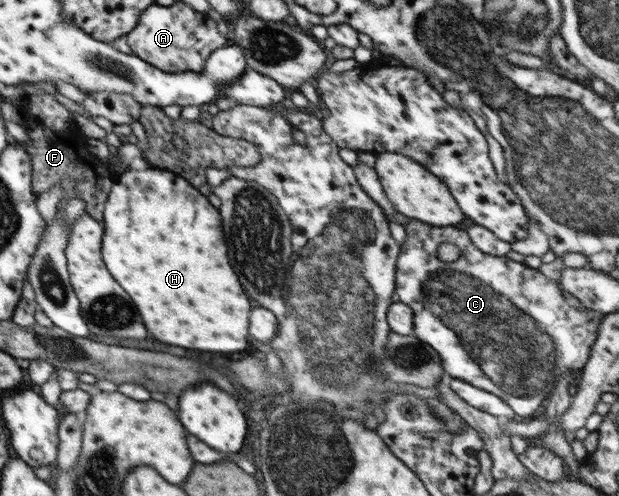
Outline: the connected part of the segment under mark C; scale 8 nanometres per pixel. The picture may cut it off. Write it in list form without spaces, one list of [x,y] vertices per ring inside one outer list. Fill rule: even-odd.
[[[410,218],[405,231],[406,241],[402,243],[396,264],[395,292],[400,302],[412,308],[412,334],[441,355],[447,378],[489,391],[501,397],[516,415],[530,417],[542,407],[542,403],[547,403],[560,375],[573,371],[577,374],[583,369],[595,344],[603,314],[570,306],[559,283],[540,270],[507,256],[498,257],[478,250],[466,230],[456,226],[431,226]],[[443,243],[454,244],[461,251],[459,258],[452,262],[440,260],[437,251]]]

